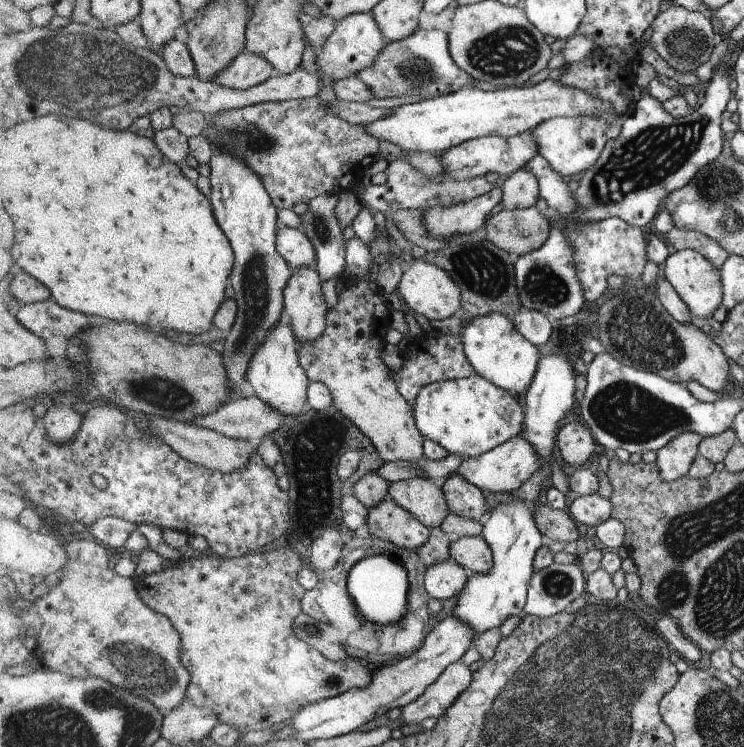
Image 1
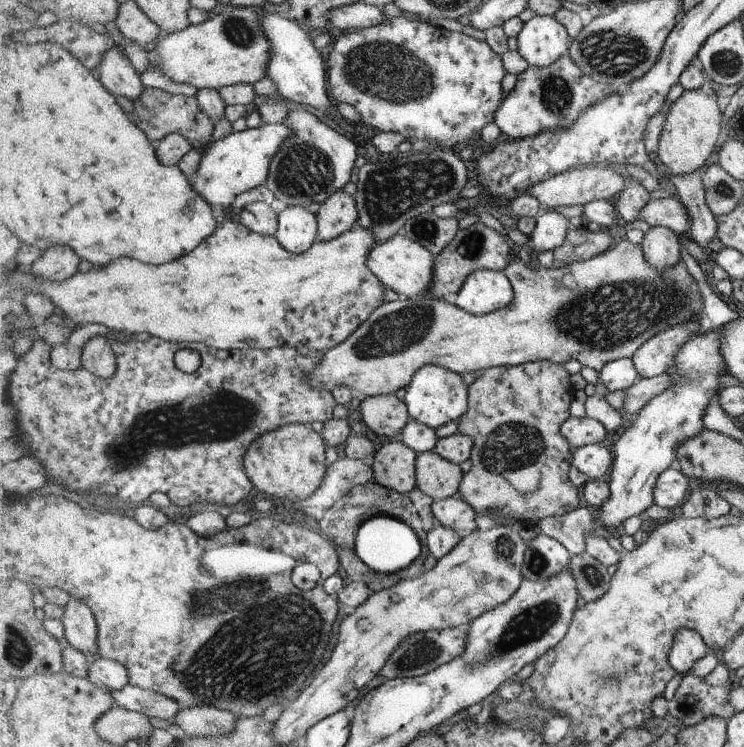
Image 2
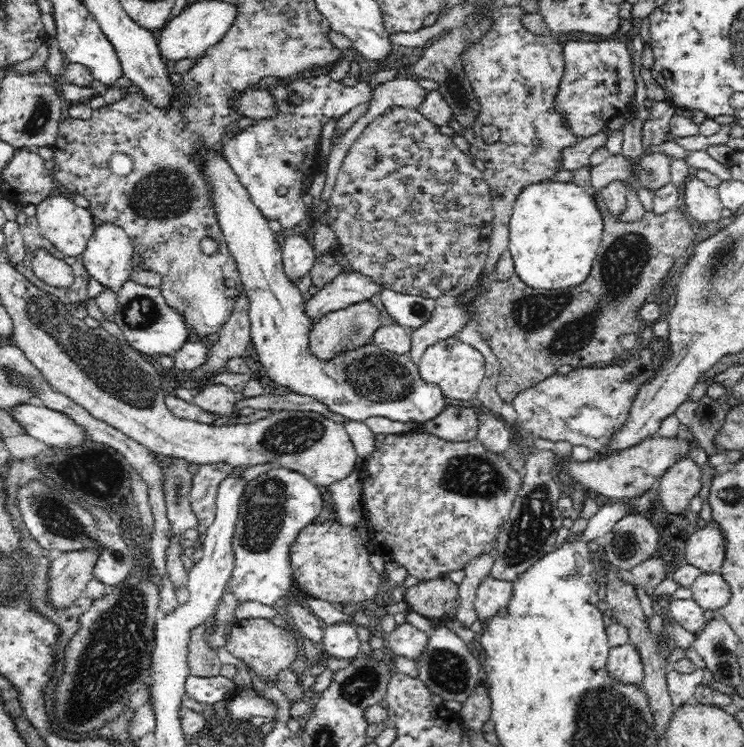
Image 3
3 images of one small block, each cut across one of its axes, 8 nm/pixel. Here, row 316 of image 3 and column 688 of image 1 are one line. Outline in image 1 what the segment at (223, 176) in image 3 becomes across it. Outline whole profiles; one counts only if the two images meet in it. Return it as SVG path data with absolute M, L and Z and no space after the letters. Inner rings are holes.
M692 249L676 251L665 260L664 276L686 303L691 314L700 318L710 318L723 301L723 284L720 270L705 255Z

